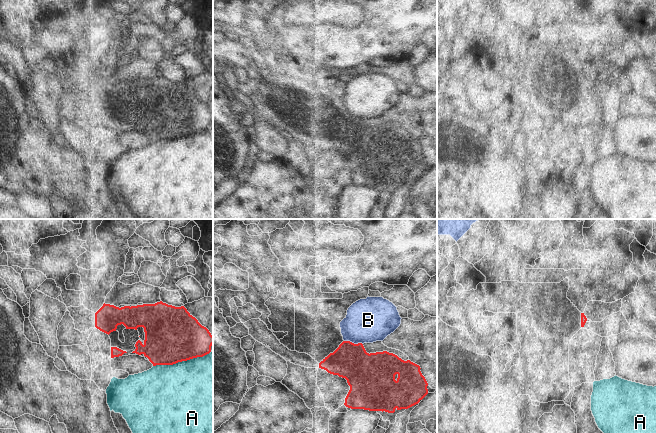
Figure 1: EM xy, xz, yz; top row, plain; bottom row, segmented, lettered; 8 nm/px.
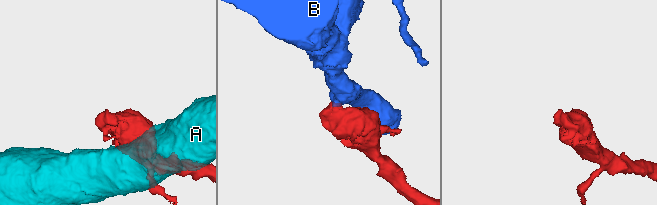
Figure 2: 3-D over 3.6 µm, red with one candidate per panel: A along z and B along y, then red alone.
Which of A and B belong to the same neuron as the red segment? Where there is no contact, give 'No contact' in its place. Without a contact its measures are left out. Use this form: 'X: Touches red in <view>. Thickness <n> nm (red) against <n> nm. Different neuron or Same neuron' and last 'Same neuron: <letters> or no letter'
A: Touches red in xy. Thickness 440 nm (red) against 480 nm. Different neuron
B: Touches red in xz. Thickness 320 nm (red) against 360 nm. Different neuron
Same neuron: no letter.

